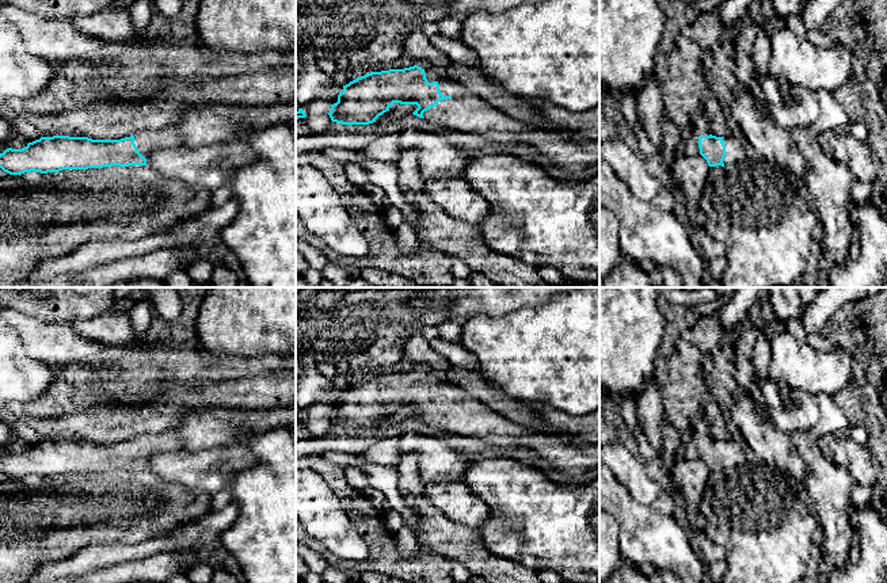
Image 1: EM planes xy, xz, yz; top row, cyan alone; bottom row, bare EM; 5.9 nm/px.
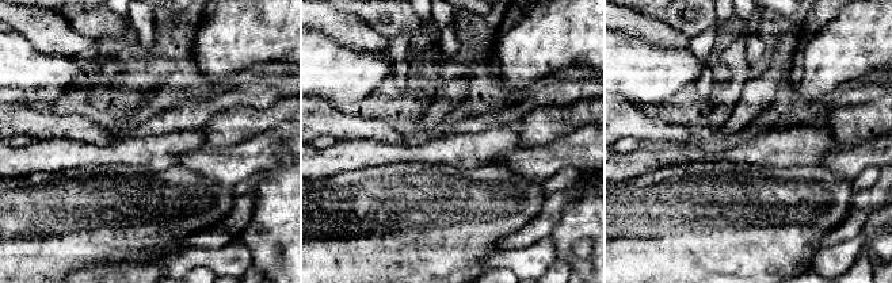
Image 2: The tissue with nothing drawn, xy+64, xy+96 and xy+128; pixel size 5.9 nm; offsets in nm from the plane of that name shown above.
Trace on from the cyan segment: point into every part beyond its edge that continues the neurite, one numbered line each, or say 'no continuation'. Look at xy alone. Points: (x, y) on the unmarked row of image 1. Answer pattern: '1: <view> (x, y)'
1: xy (147, 445)

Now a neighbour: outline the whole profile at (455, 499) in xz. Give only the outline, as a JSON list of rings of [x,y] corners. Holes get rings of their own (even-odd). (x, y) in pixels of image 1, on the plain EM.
[[[461,481],[427,483],[423,498],[431,510],[438,510],[460,526],[476,527],[490,518],[488,506]]]

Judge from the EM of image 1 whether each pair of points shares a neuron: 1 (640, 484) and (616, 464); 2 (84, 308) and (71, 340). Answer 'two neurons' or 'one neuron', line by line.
1: one neuron
2: two neurons

